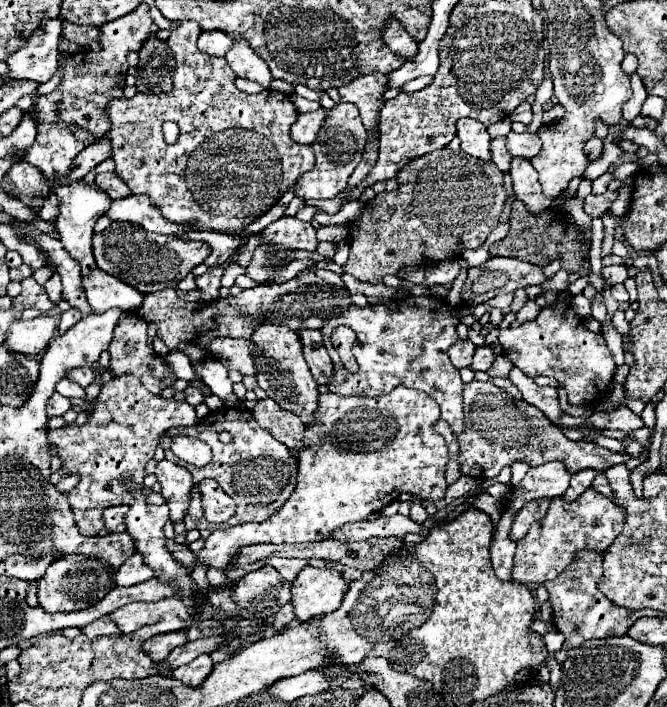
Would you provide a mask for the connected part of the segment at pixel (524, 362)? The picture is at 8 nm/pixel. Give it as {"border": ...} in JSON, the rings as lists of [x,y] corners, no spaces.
{"border":[[[567,298],[545,306],[535,320],[525,322],[519,328],[501,330],[499,344],[503,346],[503,352],[509,356],[513,366],[519,366],[529,378],[557,378],[567,390],[569,404],[589,406],[587,402],[601,398],[613,382],[615,362],[605,338],[587,328],[587,322],[573,312]]]}

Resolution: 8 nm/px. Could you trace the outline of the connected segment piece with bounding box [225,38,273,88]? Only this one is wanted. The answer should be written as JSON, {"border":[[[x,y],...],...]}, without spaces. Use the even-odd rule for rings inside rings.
{"border":[[[237,38],[237,40],[233,42],[233,48],[227,52],[225,60],[229,62],[231,70],[233,70],[239,78],[247,78],[247,80],[259,82],[261,86],[269,88],[273,76],[271,76],[267,64],[249,48],[247,40]]]}

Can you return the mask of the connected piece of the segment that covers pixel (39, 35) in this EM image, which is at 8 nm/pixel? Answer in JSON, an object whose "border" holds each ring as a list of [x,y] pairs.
{"border":[[[41,20],[41,26],[35,30],[35,36],[29,36],[27,44],[7,58],[9,72],[3,78],[3,82],[47,82],[57,70],[57,42],[59,28],[49,28],[47,20]]]}

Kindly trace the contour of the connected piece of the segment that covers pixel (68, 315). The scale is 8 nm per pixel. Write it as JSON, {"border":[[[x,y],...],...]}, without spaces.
{"border":[[[71,308],[71,310],[63,312],[63,314],[61,314],[61,322],[59,322],[59,332],[57,332],[57,334],[67,332],[67,328],[75,326],[75,324],[81,320],[81,316],[83,316],[83,314],[81,314],[79,310],[75,310],[75,308]]]}

